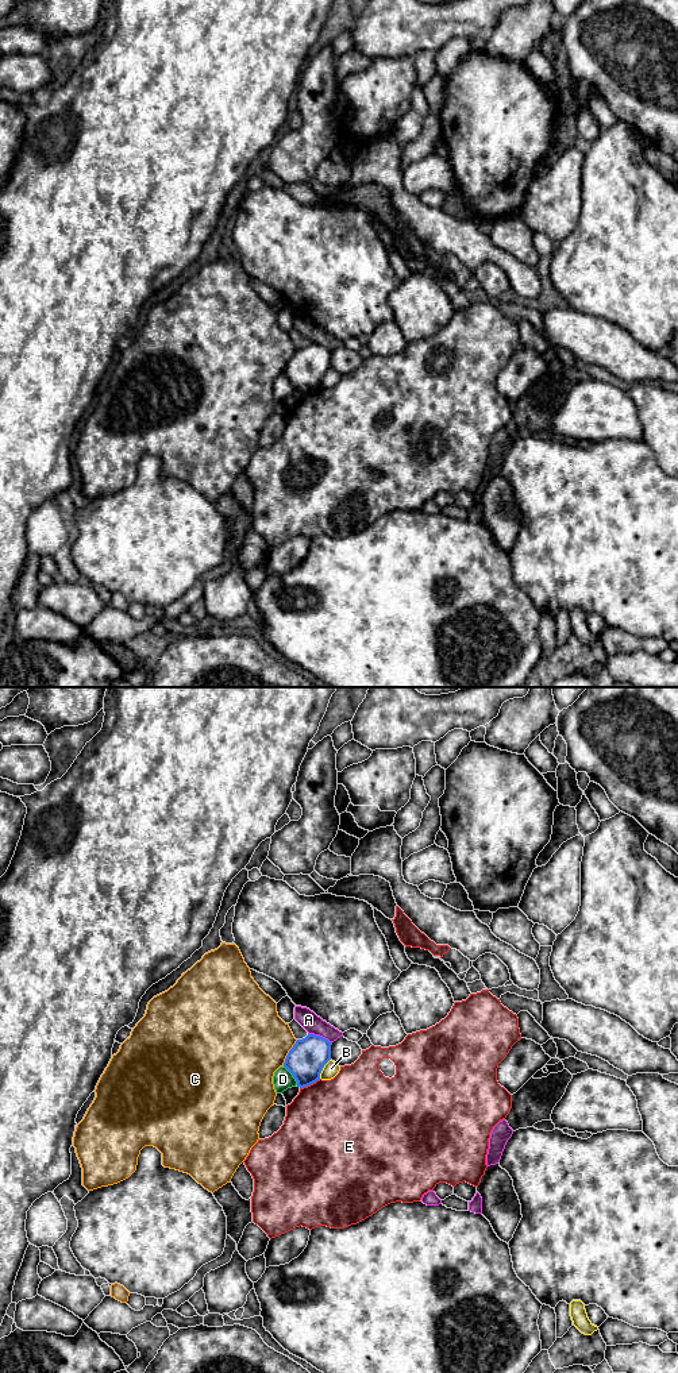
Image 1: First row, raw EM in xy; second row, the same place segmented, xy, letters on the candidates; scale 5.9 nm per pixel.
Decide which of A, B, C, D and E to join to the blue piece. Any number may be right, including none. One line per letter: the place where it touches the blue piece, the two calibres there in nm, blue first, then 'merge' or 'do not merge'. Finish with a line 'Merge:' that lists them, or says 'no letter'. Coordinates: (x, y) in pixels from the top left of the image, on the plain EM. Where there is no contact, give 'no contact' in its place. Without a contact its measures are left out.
A: xy (319, 344) | 220/110 nm | do not merge
B: xy (323, 375) | 220/90 nm | do not merge
C: xy (288, 362) | 220/480 nm | do not merge
D: xy (292, 382) | 220/120 nm | do not merge
E: xy (309, 393) | 220/500 nm | do not merge
Merge: no letter

